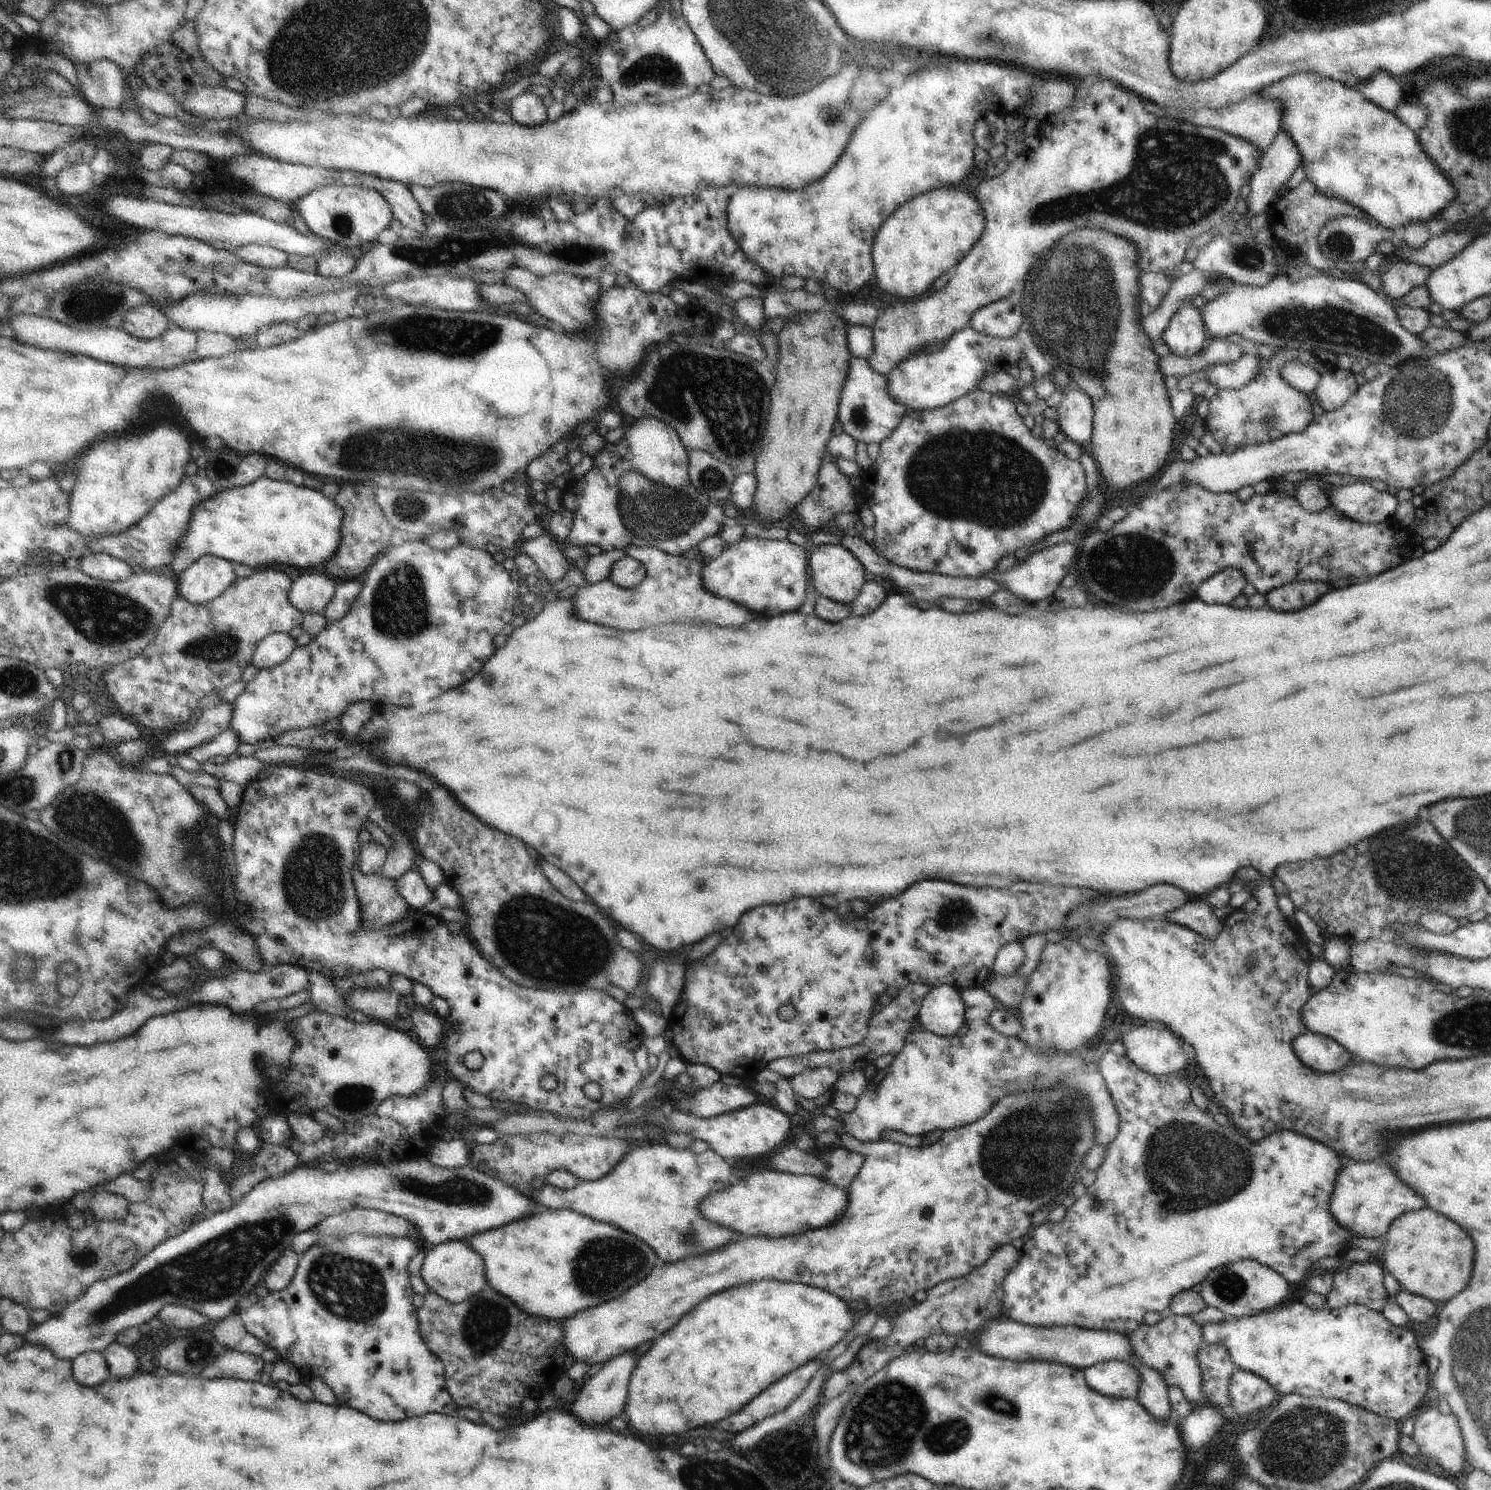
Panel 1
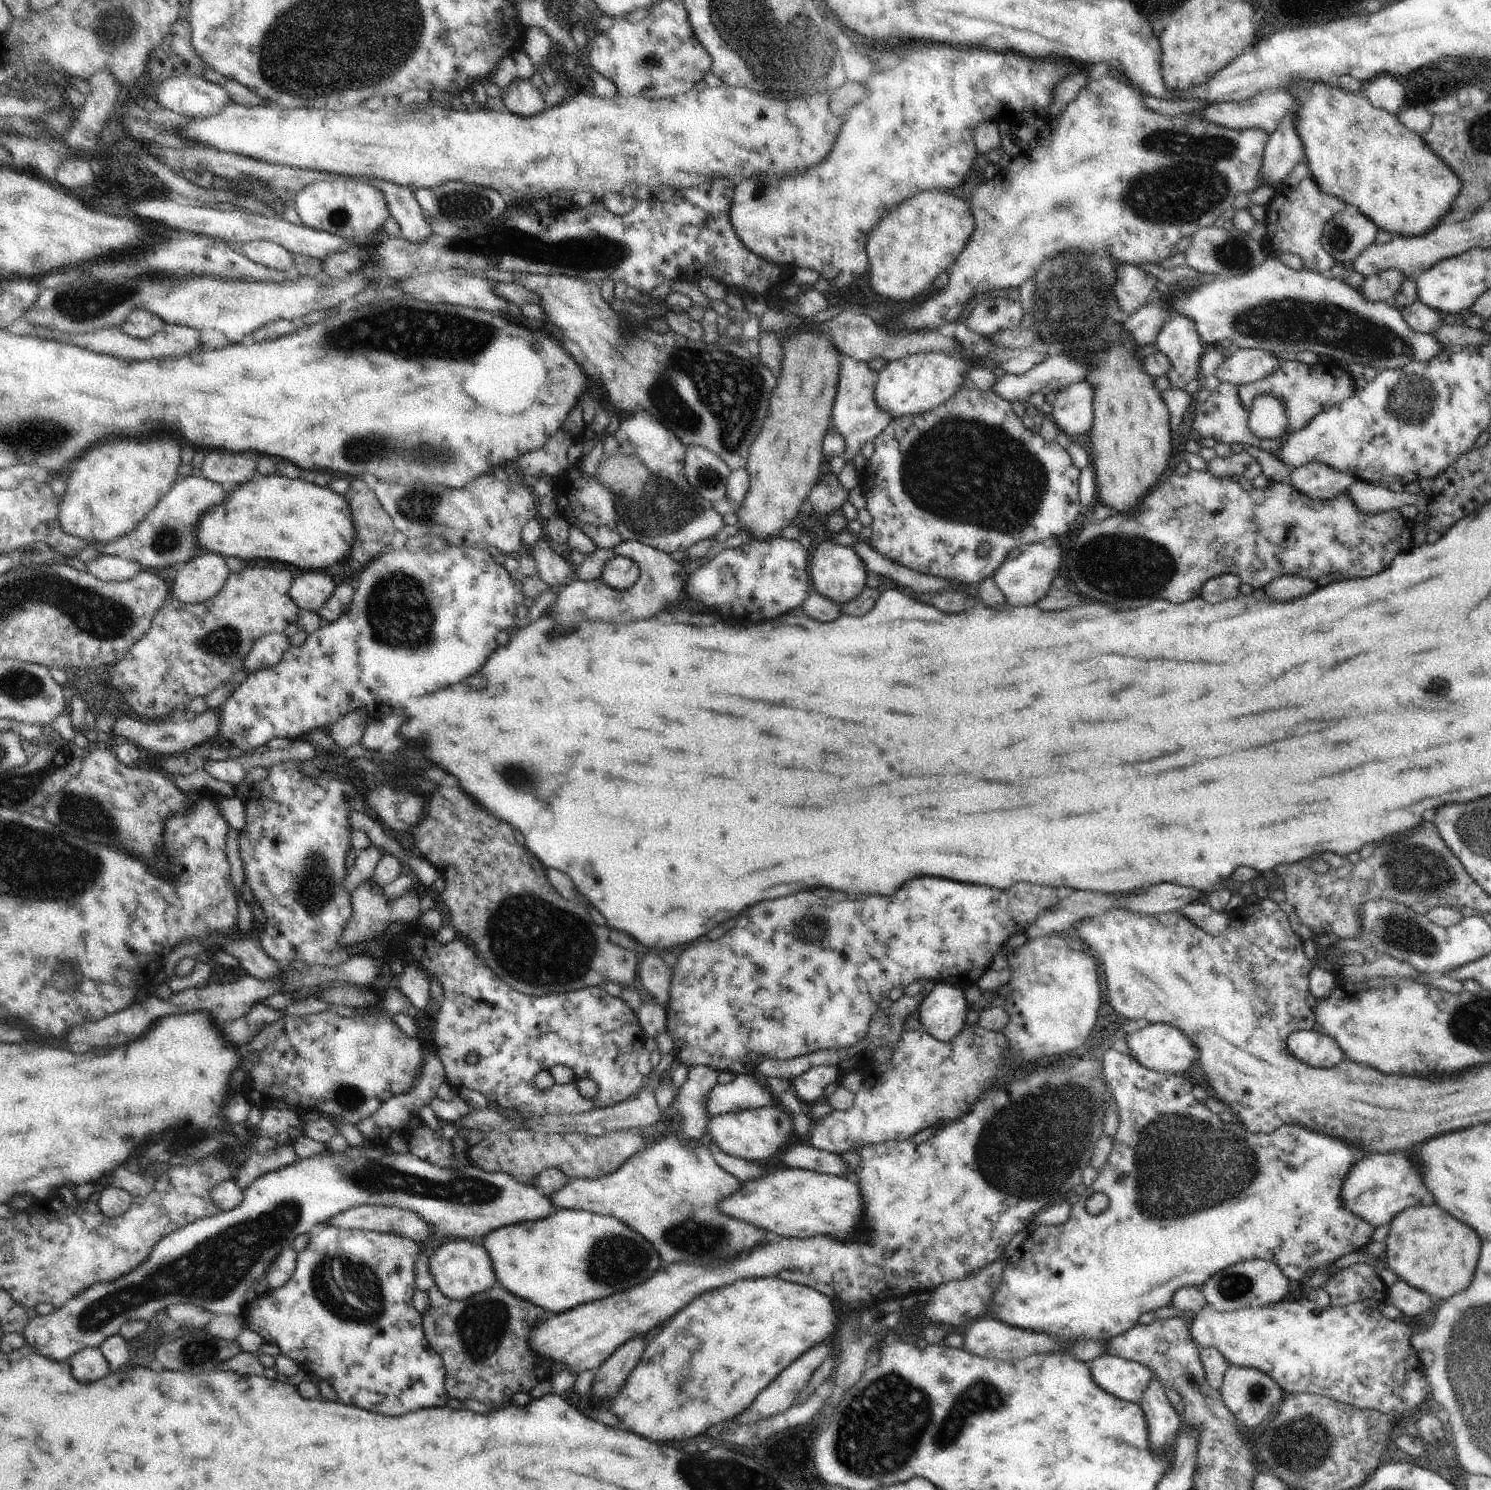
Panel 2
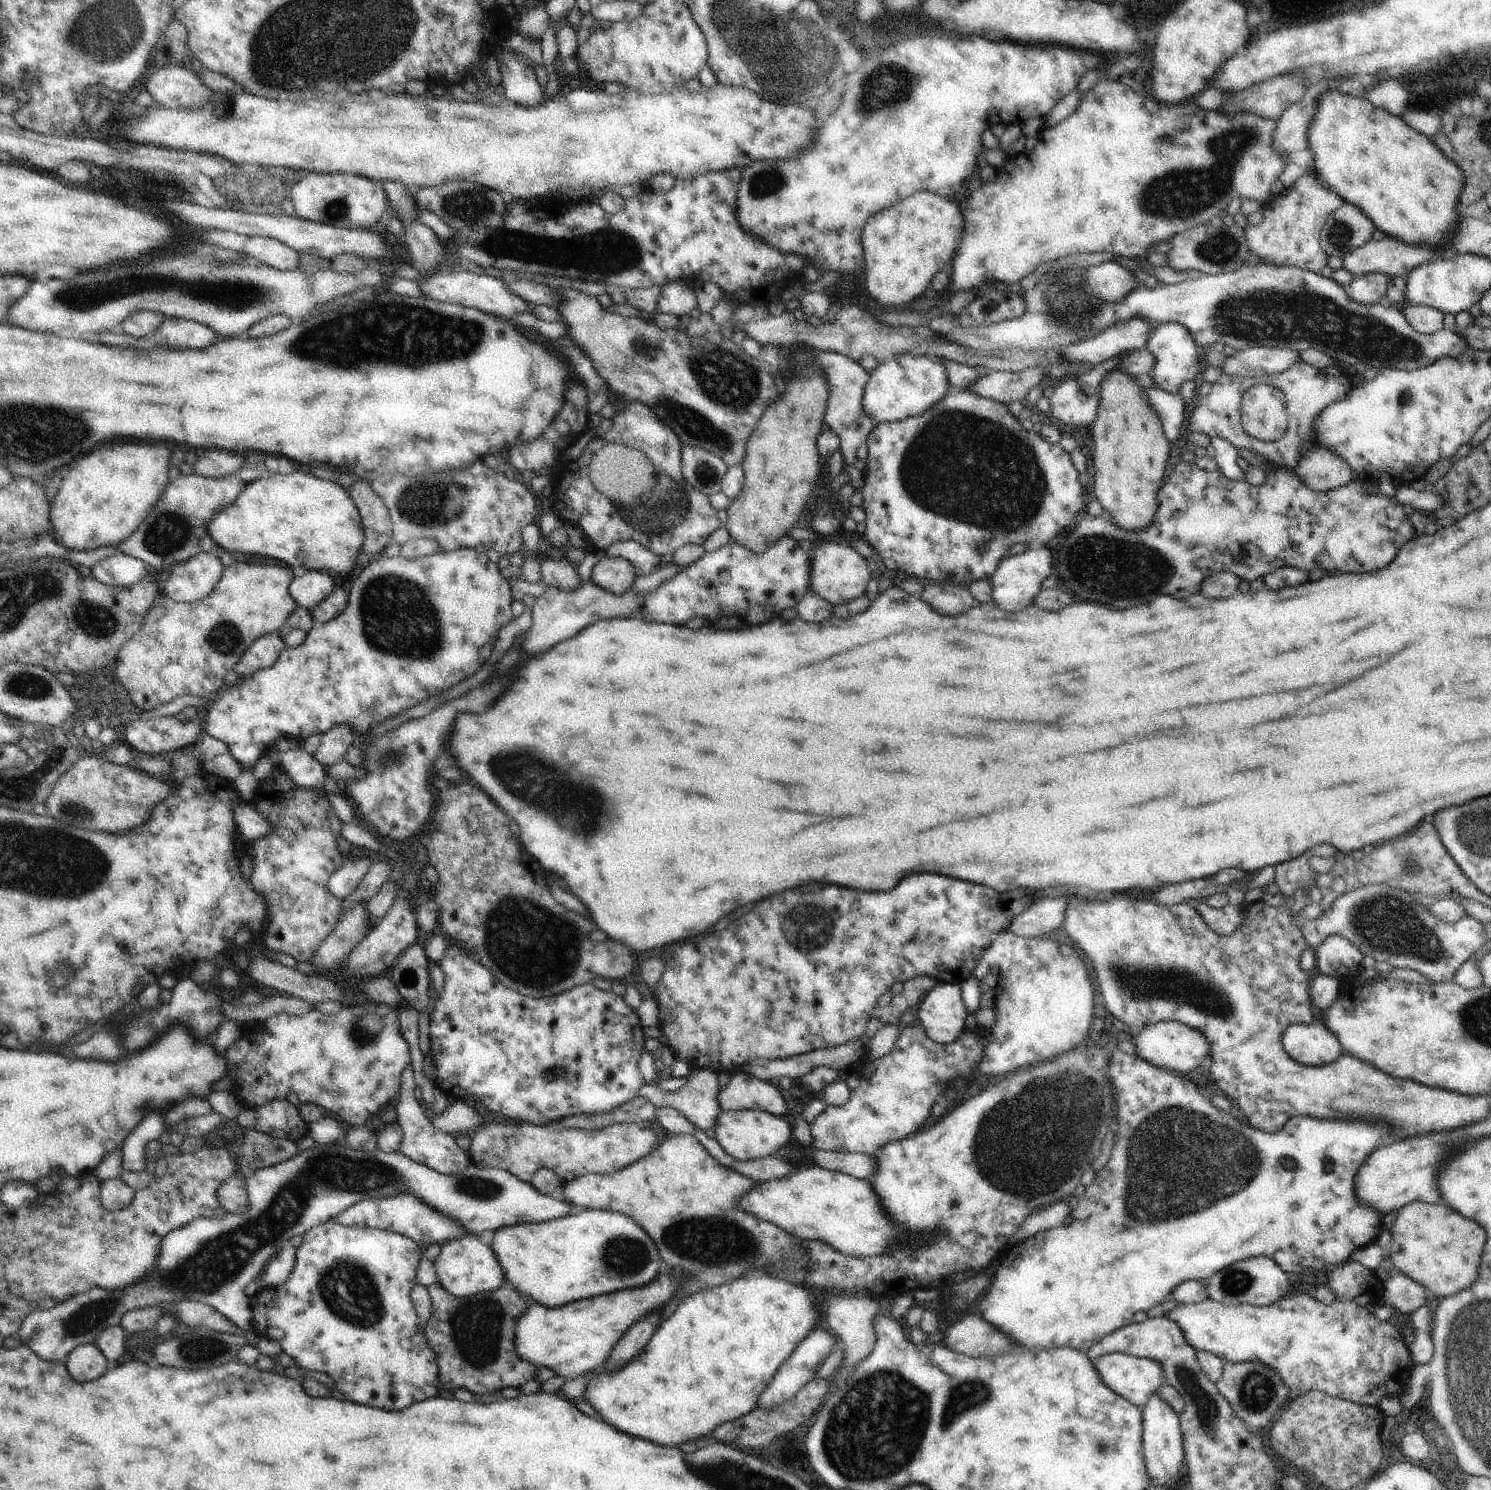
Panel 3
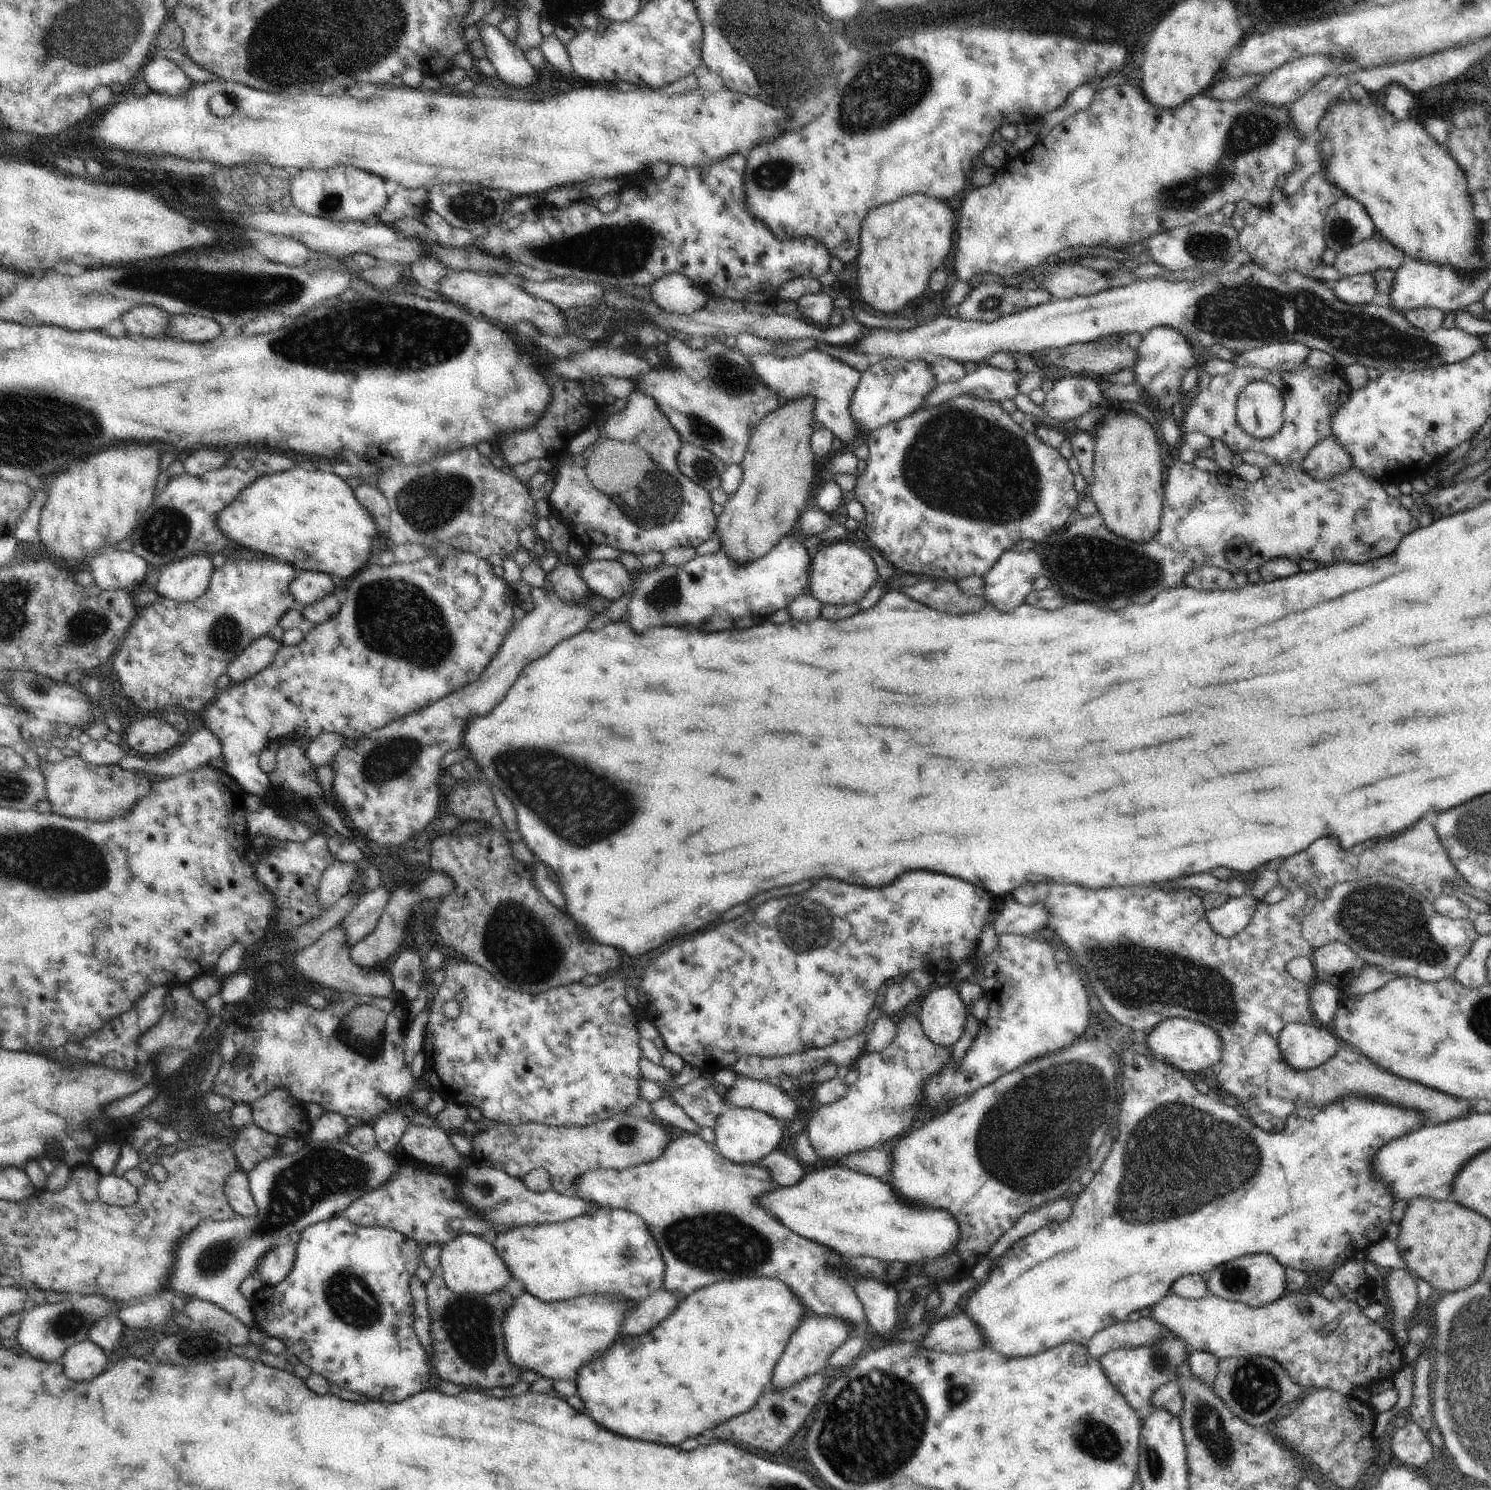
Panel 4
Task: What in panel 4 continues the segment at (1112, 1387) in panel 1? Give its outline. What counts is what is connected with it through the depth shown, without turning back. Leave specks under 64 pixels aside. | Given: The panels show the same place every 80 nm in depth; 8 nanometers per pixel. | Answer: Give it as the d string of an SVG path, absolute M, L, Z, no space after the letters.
M1165 1333L1160 1342L1140 1348L1120 1348L1108 1352L1099 1361L1106 1378L1139 1413L1149 1407L1151 1395L1168 1382L1177 1381L1178 1370L1189 1358L1192 1350L1173 1333Z

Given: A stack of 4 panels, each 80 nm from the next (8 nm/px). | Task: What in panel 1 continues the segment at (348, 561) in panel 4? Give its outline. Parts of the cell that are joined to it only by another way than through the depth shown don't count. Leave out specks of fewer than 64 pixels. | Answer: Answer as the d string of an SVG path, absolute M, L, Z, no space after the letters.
M260 476L251 485L217 491L192 508L188 532L176 541L171 565L176 578L207 554L238 564L246 564L254 570L260 570L270 564L286 564L302 570L312 568L312 565L316 566L320 562L325 564L337 552L341 545L343 516L343 510L336 506L334 500L324 496L320 491L302 485L296 486L286 479L275 481Z

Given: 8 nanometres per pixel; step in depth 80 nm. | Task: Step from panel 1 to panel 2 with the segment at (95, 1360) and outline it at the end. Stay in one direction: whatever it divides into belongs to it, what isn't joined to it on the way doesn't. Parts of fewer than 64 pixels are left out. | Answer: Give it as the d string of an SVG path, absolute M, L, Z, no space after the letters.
M89 1347L76 1352L69 1360L72 1376L82 1382L91 1384L109 1373L109 1365L98 1347Z

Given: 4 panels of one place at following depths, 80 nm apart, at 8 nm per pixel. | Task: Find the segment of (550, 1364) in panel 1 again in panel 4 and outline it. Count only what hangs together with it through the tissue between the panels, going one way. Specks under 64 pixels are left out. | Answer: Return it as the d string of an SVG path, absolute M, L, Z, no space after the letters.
M435 1272L426 1286L432 1339L432 1364L441 1380L456 1385L470 1386L470 1390L492 1390L498 1386L518 1384L523 1370L510 1364L504 1348L502 1320L506 1308L514 1302L513 1287L499 1292L482 1294L457 1294L444 1283L444 1276Z

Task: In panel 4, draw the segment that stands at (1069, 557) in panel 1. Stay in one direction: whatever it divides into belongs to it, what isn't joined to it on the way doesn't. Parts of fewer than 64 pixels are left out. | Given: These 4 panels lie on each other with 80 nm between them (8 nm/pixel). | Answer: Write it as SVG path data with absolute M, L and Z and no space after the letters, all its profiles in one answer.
M1032 550L1028 552L1007 551L1002 557L986 572L984 579L984 598L988 604L994 604L1002 612L1012 612L1014 608L1022 606L1026 596L1033 590L1034 582L1046 575L1043 570L1044 562L1038 552Z

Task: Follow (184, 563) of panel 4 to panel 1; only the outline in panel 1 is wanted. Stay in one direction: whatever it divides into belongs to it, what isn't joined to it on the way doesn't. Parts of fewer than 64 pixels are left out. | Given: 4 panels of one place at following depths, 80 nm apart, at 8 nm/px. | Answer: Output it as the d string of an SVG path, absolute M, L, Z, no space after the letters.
M207 554L178 576L179 596L205 605L218 598L237 578L232 561Z

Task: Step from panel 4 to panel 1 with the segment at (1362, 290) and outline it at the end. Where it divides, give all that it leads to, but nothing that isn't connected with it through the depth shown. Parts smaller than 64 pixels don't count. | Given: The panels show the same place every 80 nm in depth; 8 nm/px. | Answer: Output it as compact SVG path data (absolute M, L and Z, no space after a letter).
M1399 262L1394 264L1387 272L1380 276L1382 294L1386 299L1391 299L1392 303L1400 303L1402 296L1412 292L1416 286L1426 285L1432 268L1424 268L1418 264L1408 264Z

